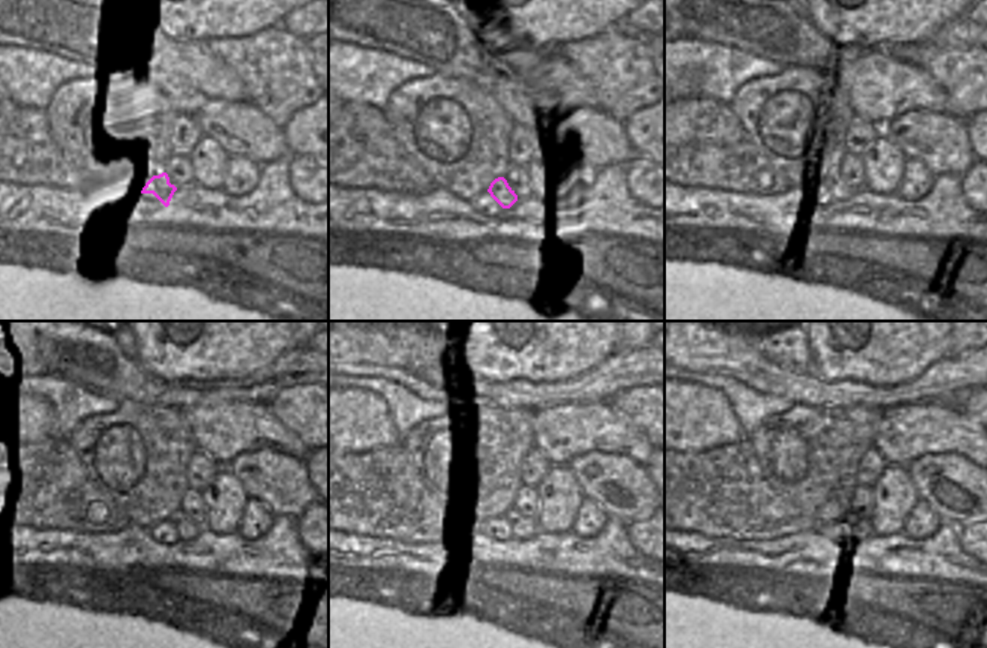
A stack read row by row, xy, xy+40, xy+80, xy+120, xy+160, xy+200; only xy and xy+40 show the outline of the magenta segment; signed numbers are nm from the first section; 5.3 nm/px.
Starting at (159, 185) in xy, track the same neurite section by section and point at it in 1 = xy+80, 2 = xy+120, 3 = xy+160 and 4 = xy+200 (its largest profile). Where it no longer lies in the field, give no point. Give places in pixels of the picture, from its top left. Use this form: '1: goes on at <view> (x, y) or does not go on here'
1: goes on at xy+80 (848, 189)
2: goes on at xy+120 (186, 530)
3: goes on at xy+160 (522, 528)
4: goes on at xy+200 (867, 530)

